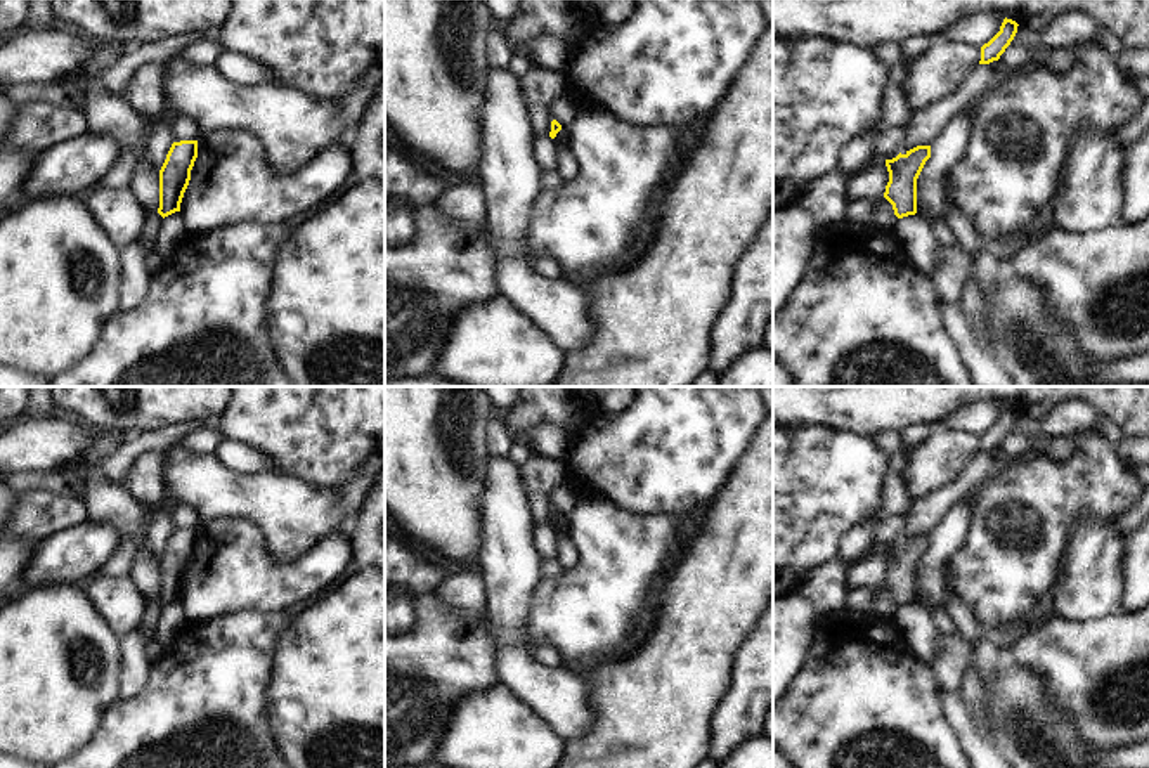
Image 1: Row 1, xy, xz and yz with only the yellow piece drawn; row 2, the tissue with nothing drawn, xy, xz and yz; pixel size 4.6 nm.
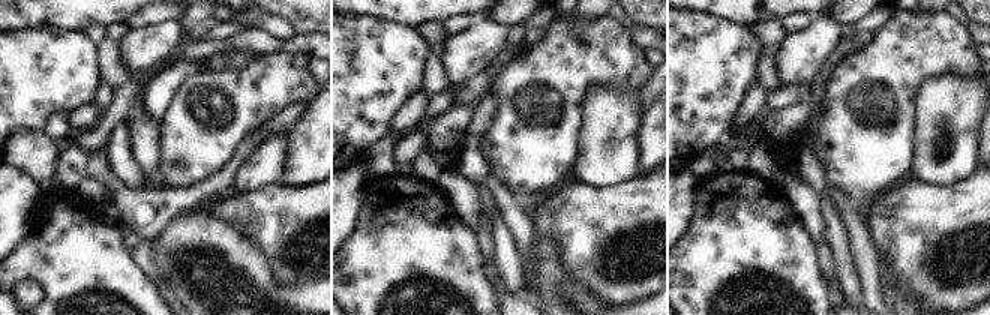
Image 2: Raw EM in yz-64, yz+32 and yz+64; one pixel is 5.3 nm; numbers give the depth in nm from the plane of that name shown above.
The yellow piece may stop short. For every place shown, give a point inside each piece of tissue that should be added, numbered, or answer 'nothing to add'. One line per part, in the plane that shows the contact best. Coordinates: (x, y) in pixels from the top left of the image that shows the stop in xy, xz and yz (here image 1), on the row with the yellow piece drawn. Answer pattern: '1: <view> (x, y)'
nothing to add

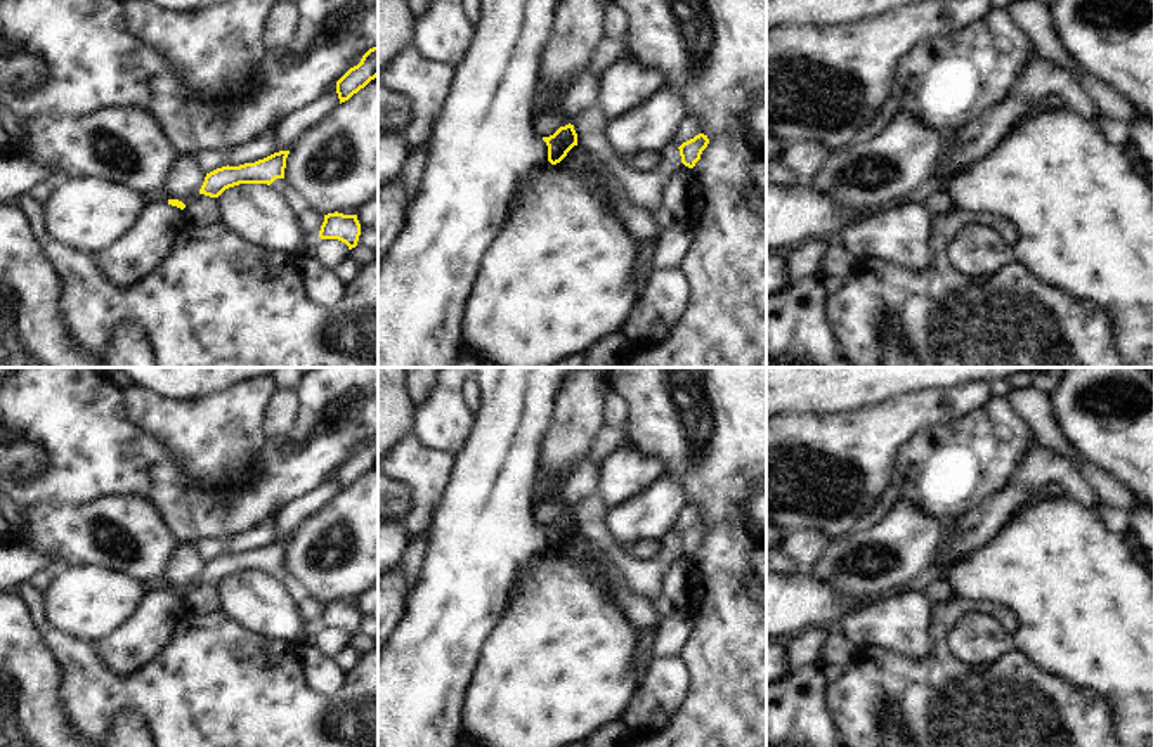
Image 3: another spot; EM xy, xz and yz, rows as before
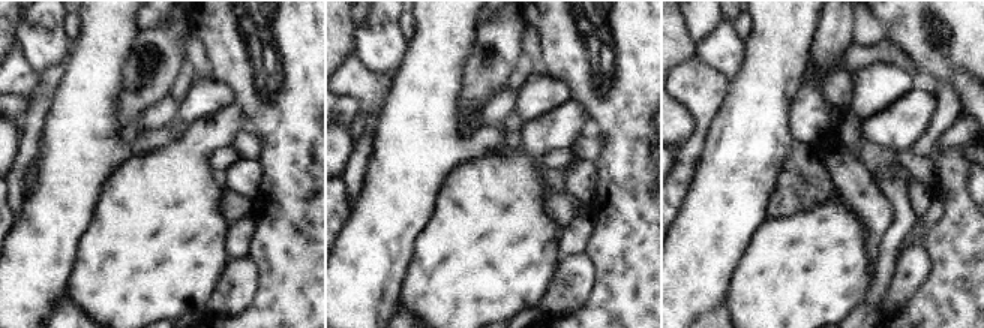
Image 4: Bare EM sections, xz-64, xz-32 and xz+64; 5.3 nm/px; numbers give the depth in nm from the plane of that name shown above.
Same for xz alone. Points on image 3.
1: xz (486, 146)

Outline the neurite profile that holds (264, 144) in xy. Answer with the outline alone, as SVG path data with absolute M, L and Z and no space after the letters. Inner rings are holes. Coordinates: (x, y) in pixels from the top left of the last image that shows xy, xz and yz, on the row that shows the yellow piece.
M267 130L248 142L229 149L229 166L255 163L276 153L276 133Z

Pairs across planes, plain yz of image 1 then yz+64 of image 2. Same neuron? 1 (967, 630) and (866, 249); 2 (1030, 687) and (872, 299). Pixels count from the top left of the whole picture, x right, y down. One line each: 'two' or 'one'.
1: one
2: two

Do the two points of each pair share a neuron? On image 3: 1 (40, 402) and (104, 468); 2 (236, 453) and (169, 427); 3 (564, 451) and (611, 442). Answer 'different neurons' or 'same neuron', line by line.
1: same neuron
2: same neuron
3: different neurons

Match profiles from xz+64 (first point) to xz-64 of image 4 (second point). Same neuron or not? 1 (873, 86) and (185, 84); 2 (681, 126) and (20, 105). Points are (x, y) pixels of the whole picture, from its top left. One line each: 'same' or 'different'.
1: different
2: same

